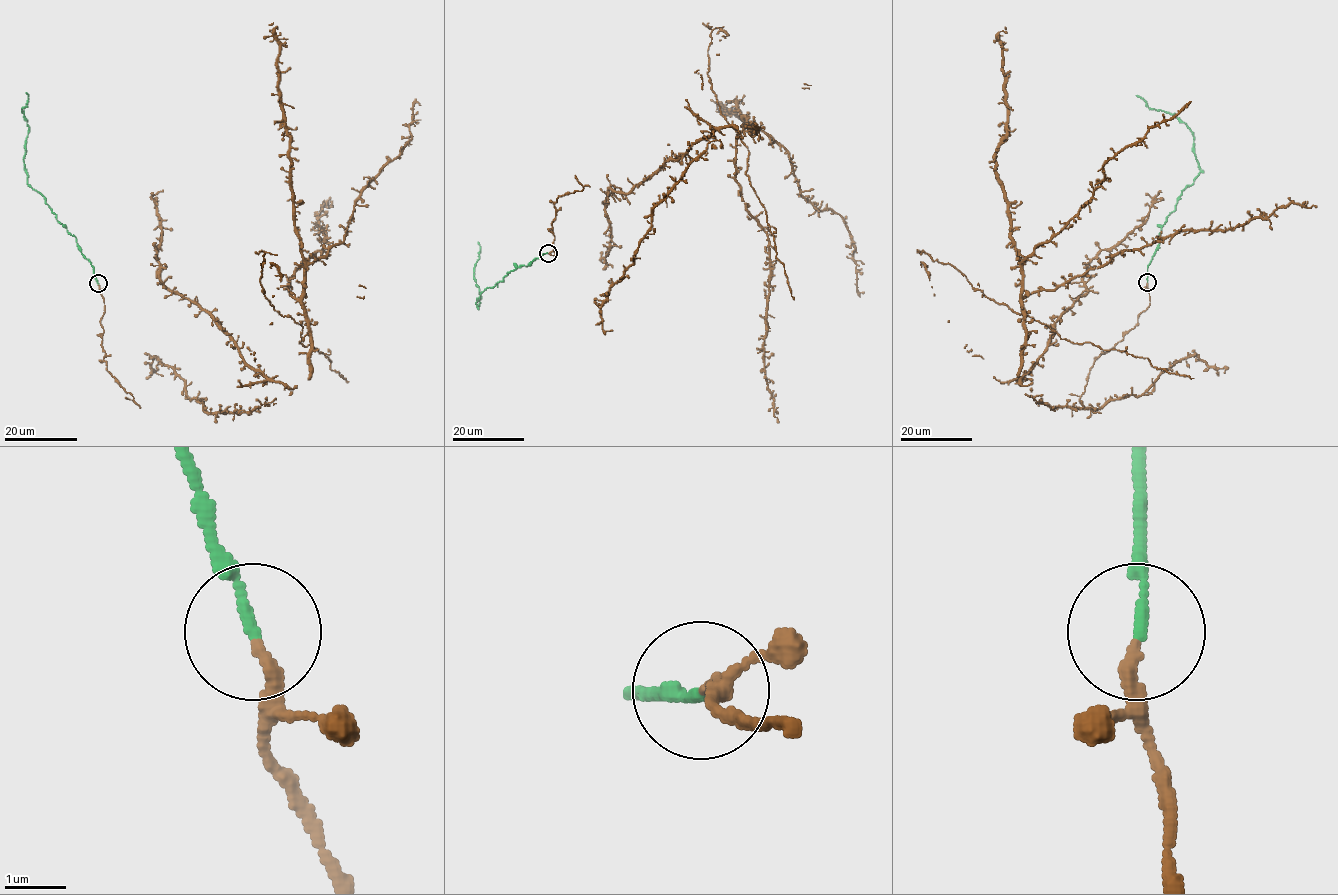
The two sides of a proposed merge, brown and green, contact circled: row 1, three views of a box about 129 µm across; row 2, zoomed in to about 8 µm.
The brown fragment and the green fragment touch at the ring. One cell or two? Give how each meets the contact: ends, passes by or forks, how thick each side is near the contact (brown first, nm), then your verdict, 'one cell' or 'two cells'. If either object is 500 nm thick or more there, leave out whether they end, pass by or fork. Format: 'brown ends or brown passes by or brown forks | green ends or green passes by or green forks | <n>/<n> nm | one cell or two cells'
brown ends | green ends | 200/160 nm | one cell

